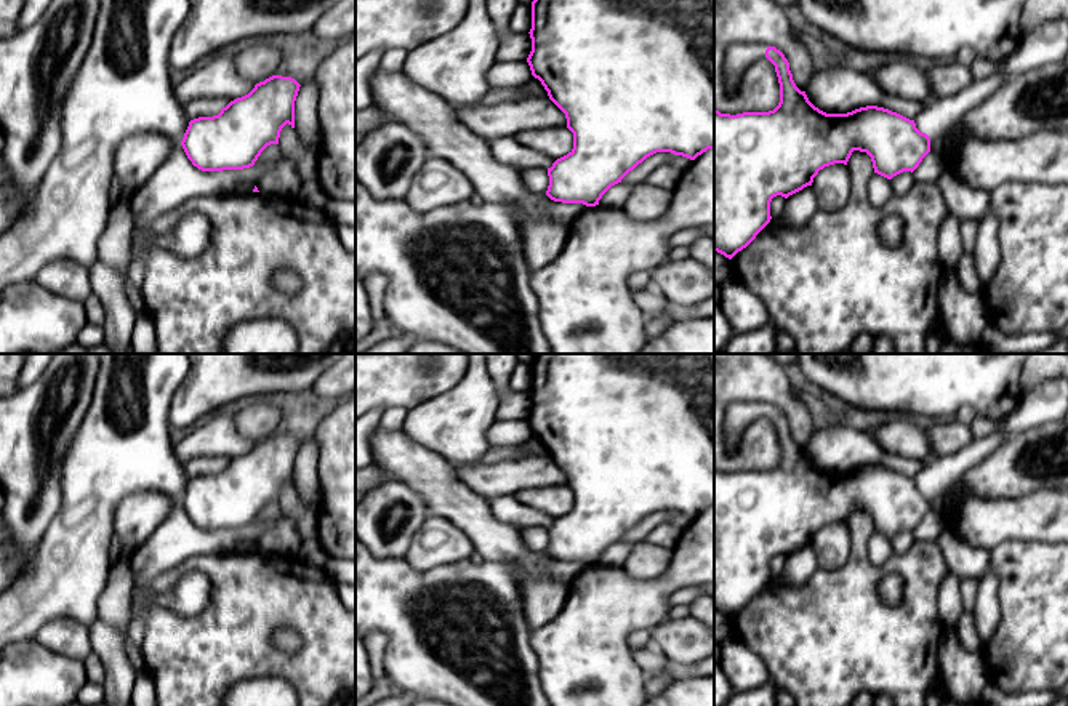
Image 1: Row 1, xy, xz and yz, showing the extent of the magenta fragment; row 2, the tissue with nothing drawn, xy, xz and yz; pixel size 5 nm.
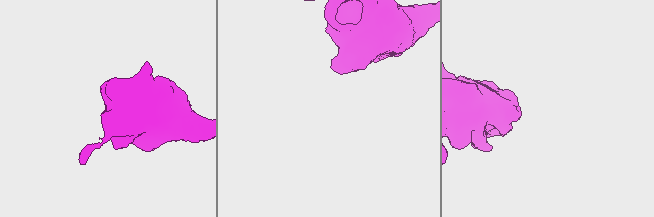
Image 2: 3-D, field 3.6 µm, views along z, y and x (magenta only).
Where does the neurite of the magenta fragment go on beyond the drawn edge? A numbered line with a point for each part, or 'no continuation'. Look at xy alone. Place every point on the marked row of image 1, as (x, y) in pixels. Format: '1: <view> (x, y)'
no continuation

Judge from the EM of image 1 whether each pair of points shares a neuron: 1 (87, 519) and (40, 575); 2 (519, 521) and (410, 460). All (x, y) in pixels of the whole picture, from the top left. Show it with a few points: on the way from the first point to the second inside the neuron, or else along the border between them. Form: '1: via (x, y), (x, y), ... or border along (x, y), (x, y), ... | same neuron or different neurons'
1: via (80, 533), (55, 561) | same neuron
2: border along (489, 500), (490, 509), (501, 521), (519, 529) | different neurons

